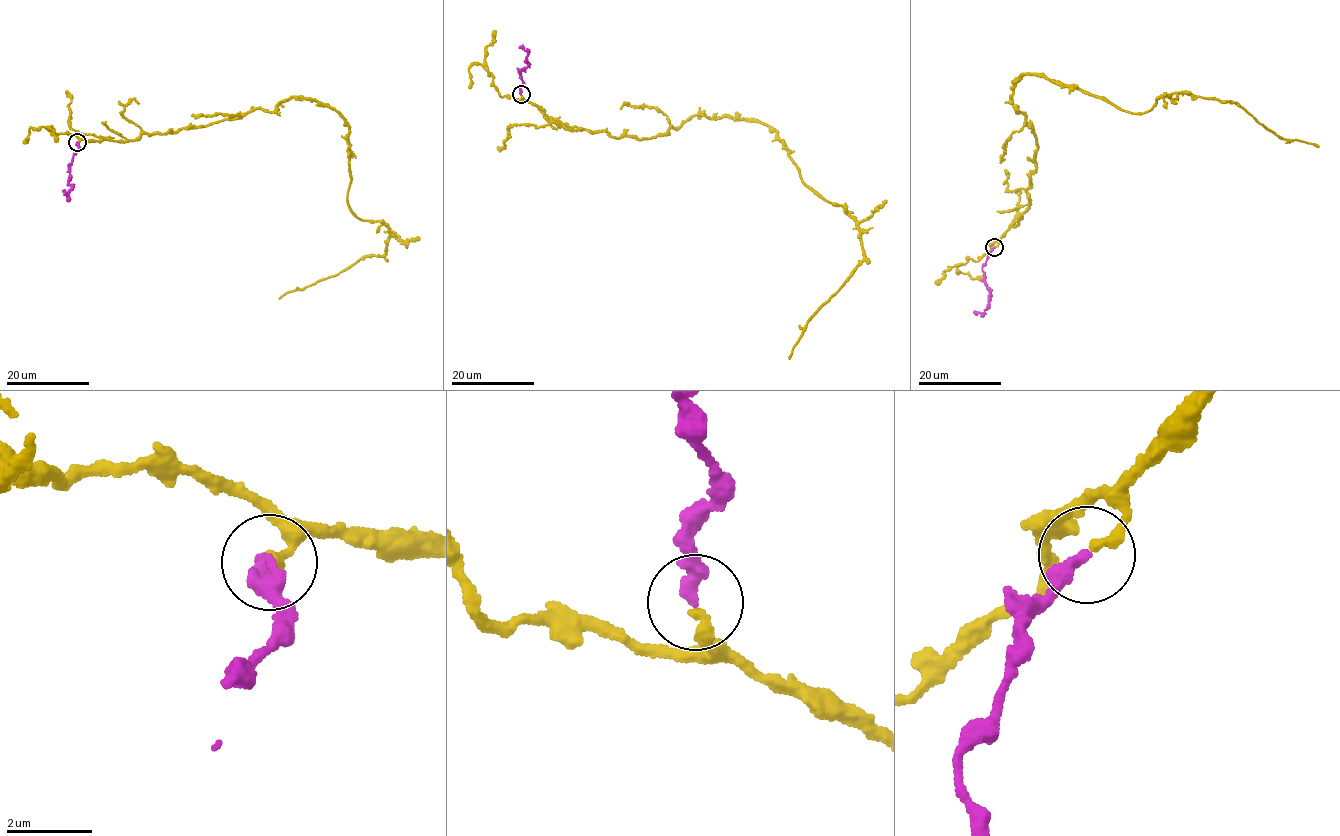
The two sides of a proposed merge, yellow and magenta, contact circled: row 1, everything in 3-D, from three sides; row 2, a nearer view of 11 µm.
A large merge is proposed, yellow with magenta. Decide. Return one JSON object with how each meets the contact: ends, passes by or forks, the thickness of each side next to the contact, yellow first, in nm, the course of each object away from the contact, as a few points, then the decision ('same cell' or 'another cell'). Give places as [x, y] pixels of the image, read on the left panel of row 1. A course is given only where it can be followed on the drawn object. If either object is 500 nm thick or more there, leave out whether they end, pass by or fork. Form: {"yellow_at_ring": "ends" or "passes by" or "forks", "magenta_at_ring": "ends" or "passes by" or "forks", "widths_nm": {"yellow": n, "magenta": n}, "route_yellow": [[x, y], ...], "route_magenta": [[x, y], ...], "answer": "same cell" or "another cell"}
{"yellow_at_ring": "ends", "magenta_at_ring": "ends", "widths_nm": {"yellow": 240, "magenta": 300}, "route_yellow": [[77, 142], [204, 127], [293, 97], [339, 111], [346, 198], [389, 228], [385, 253], [279, 299]], "route_magenta": [[77, 142], [68, 198], [63, 189]], "answer": "same cell"}

